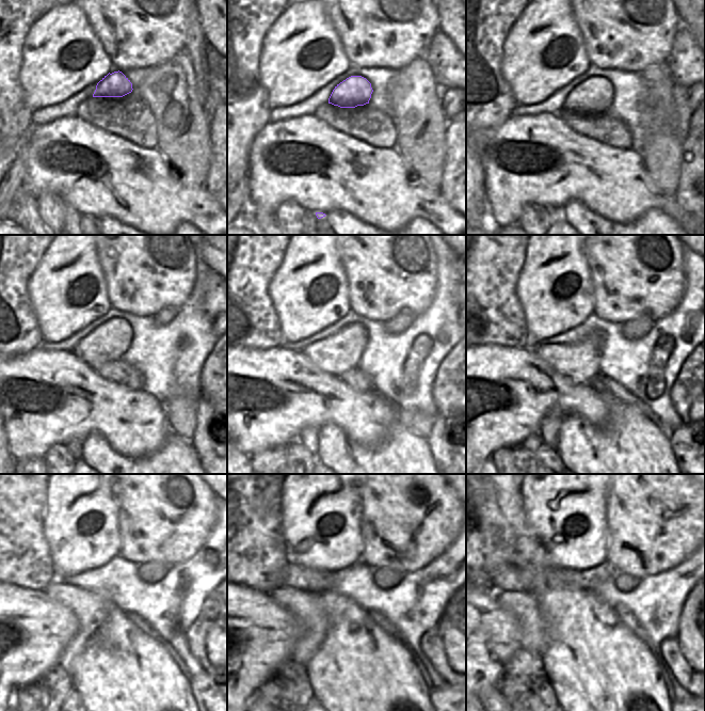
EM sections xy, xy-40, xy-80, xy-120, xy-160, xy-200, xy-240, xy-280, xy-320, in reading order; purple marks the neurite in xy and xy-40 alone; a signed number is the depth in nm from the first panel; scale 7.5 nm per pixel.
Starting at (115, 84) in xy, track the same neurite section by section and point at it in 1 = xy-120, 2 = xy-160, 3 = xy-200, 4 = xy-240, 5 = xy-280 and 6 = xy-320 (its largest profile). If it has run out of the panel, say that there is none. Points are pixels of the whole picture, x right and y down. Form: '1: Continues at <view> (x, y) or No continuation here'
1: Continues at xy-120 (109, 342)
2: Continues at xy-160 (336, 354)
3: Continues at xy-200 (579, 361)
4: Continues at xy-240 (91, 610)
5: Continues at xy-280 (308, 609)
6: Continues at xy-320 (522, 603)

